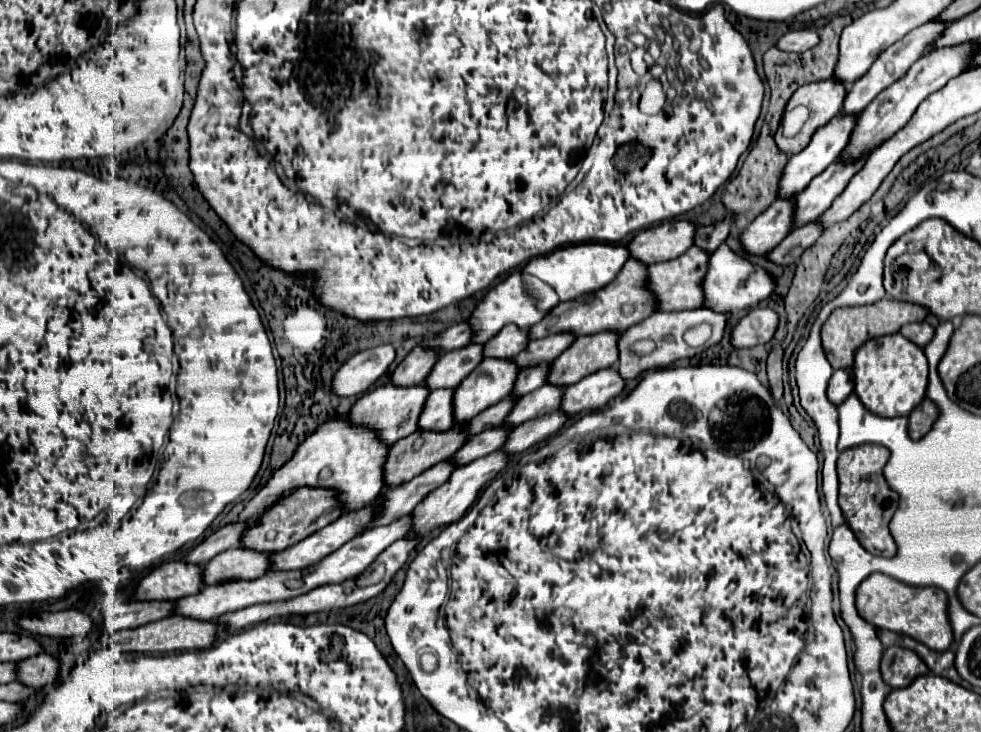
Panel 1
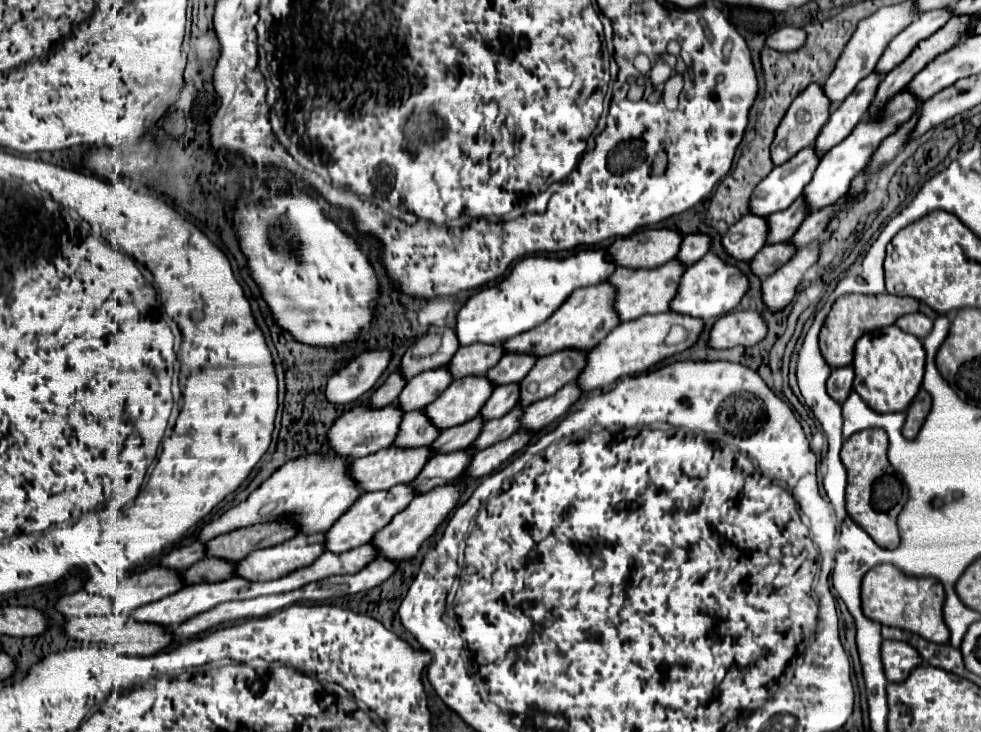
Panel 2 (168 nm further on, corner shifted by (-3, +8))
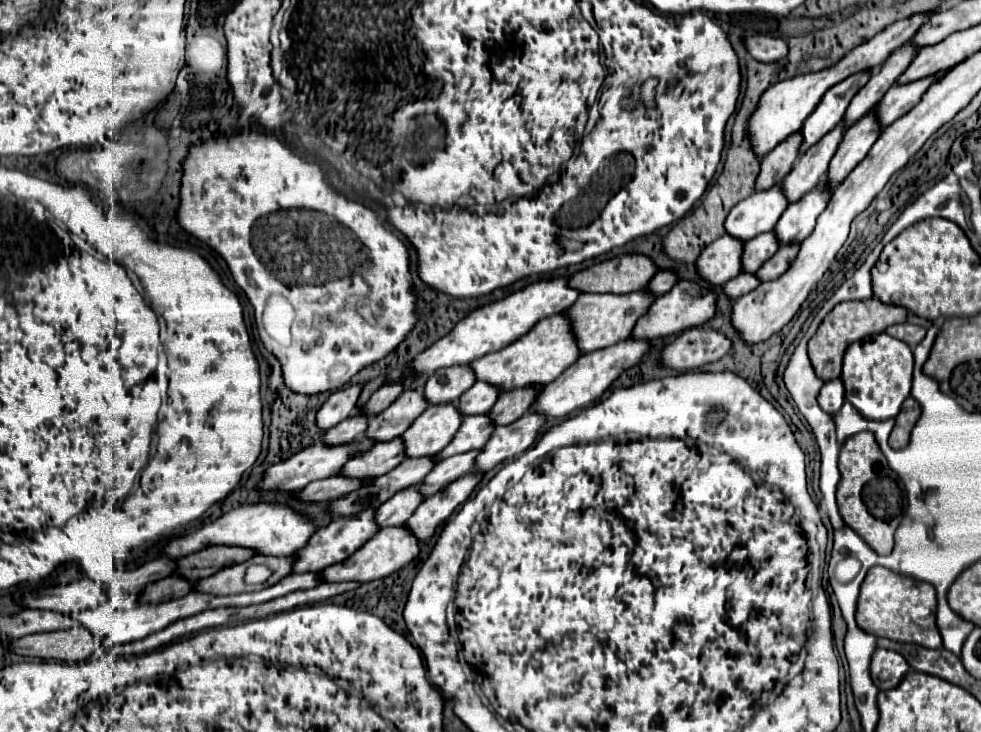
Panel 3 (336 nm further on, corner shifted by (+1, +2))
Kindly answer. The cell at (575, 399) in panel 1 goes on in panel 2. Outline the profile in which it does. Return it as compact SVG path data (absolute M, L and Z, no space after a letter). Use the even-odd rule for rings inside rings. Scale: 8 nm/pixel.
M576 382L566 384L556 394L540 400L536 404L530 404L526 408L524 416L520 418L522 426L532 432L540 432L542 428L552 424L554 420L568 414L568 410L580 400L580 396L582 396L582 388Z

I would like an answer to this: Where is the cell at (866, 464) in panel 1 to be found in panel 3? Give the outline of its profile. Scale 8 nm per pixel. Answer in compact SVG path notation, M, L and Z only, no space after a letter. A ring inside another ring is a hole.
M860 432L850 436L840 448L840 482L836 500L842 520L860 534L860 538L876 552L890 554L894 546L894 530L904 516L904 490L898 476L888 468L884 454L880 452L872 432Z

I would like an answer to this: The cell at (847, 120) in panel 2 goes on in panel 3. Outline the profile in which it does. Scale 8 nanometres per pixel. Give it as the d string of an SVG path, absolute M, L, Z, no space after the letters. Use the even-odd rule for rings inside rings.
M838 124L816 146L812 146L808 154L802 154L798 162L794 162L790 174L784 178L780 186L790 204L798 202L802 196L812 192L820 184L820 180L824 180L822 176L824 176L824 170L828 170L828 158L832 158L832 154L836 152L836 146L840 144L842 134L844 130L840 130L840 124Z

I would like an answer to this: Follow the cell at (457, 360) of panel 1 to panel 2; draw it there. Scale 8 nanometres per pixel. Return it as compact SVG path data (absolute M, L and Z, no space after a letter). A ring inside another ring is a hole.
M448 366L420 372L406 384L398 402L404 404L406 412L414 410L414 408L424 408L432 400L436 400L436 396L440 396L440 392L444 392L452 380L454 380L454 376L452 376L452 372L448 372Z

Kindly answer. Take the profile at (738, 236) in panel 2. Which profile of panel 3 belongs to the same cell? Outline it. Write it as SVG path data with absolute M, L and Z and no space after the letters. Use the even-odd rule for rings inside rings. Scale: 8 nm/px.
M728 234L712 242L702 250L696 260L696 272L700 278L712 286L722 286L740 274L740 242L732 242Z

